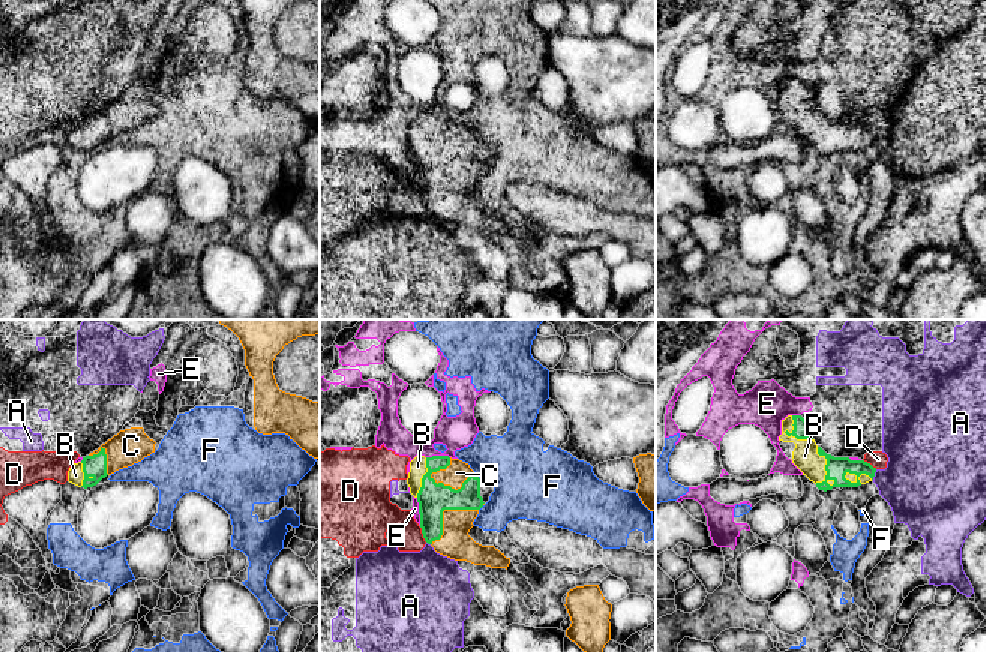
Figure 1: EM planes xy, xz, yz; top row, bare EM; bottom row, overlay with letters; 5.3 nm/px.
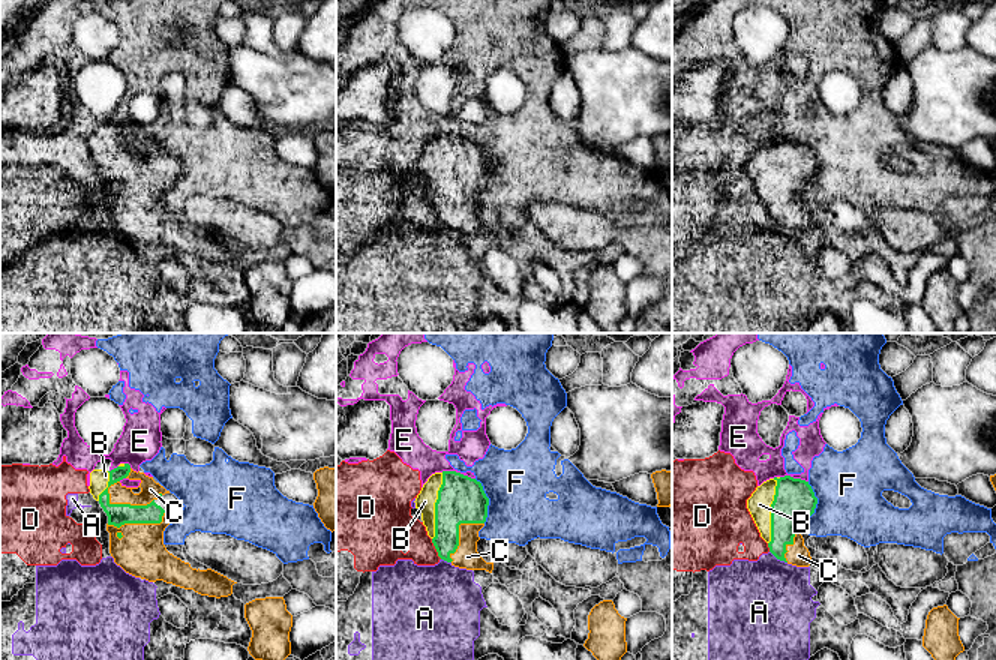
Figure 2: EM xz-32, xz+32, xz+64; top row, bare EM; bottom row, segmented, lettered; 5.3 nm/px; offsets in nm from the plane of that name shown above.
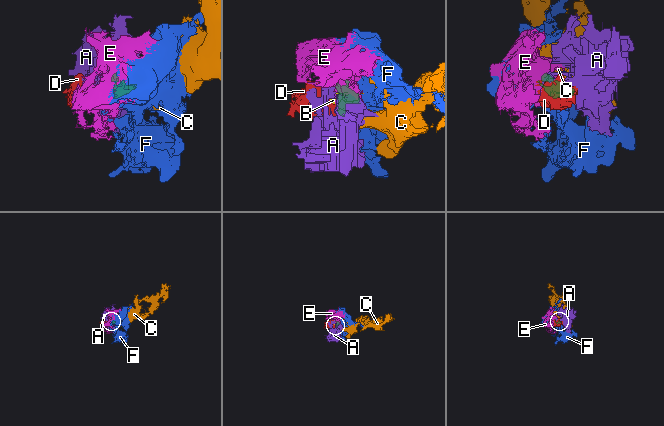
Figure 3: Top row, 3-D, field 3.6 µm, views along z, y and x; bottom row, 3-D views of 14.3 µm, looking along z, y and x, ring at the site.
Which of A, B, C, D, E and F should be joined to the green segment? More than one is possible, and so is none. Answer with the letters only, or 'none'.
B, C

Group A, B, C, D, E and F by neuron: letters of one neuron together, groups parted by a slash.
A D E F / B C

